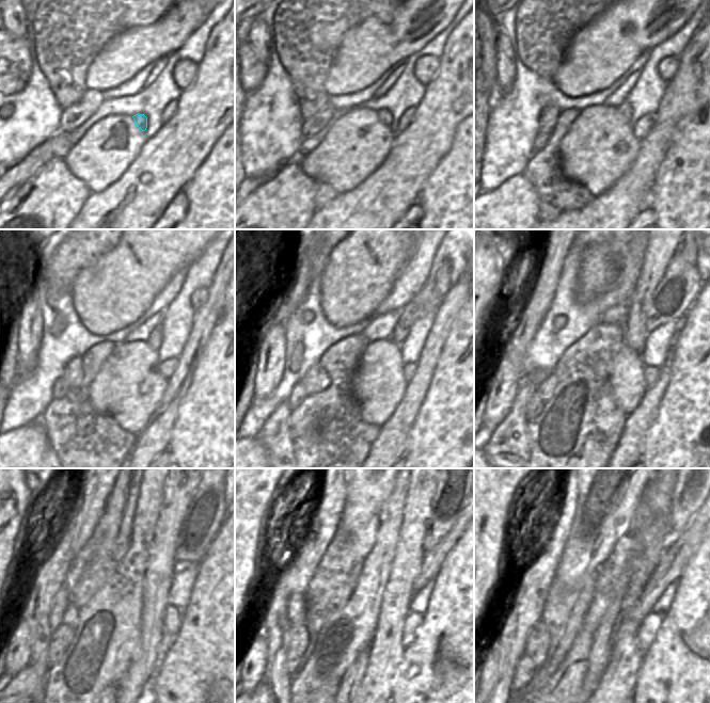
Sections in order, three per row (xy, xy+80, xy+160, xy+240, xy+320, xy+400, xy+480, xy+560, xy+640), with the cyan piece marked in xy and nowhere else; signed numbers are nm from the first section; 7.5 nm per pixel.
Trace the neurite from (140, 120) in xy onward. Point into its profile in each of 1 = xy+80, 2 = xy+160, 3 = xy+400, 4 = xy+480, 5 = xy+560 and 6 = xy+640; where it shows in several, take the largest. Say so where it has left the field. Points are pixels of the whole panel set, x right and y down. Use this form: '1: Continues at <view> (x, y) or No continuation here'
1: Continues at xy+80 (384, 116)
2: Continues at xy+160 (625, 109)
3: Continues at xy+400 (681, 283)
4: Continues at xy+480 (207, 510)
5: Continues at xy+560 (452, 494)
6: Continues at xy+640 (691, 490)

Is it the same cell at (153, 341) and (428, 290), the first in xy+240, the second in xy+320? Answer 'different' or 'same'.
same

